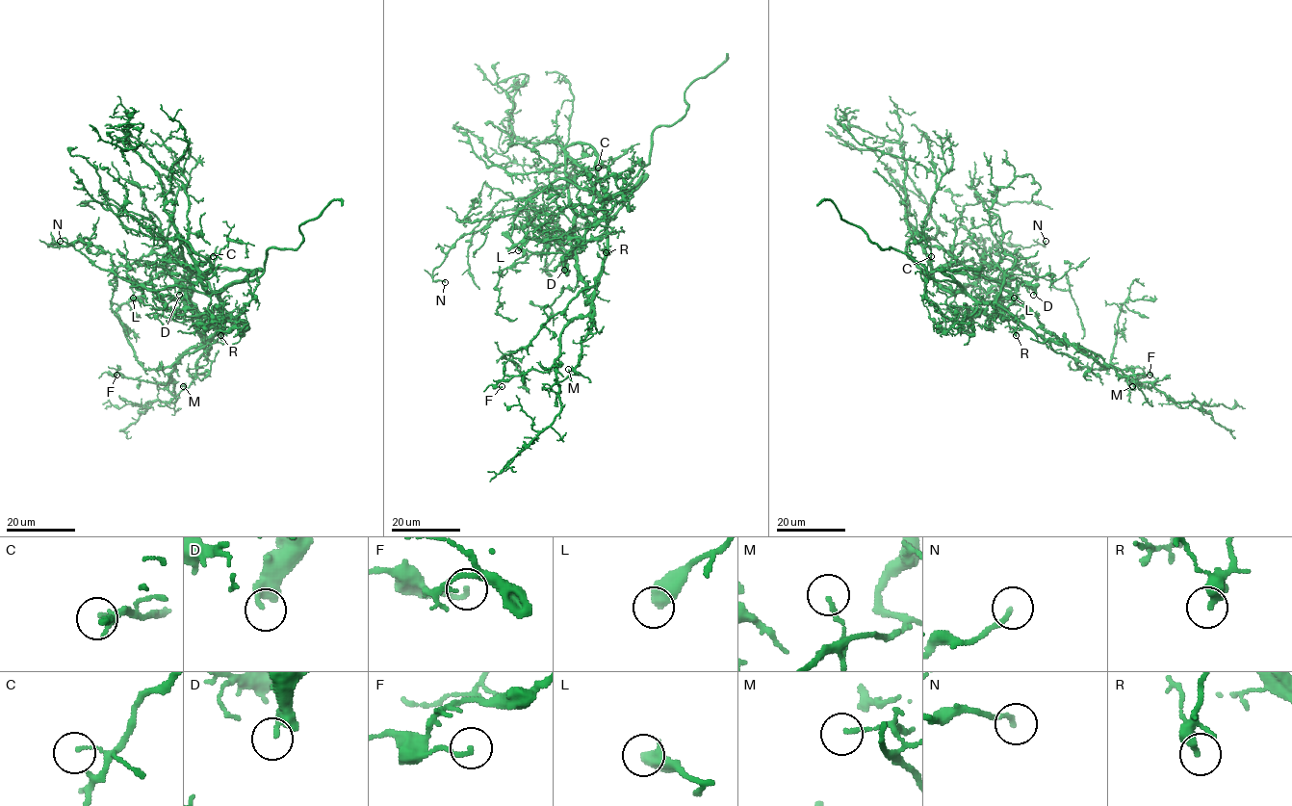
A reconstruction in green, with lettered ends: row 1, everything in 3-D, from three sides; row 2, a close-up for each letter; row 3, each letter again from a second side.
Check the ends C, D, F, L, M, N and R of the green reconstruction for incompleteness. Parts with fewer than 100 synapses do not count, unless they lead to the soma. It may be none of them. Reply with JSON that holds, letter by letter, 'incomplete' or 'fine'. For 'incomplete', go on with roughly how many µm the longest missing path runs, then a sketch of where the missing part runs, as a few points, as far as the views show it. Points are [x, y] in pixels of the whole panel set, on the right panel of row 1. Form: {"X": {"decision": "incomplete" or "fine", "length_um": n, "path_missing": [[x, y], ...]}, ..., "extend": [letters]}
{"C": {"decision": "fine"}, "D": {"decision": "fine"}, "F": {"decision": "fine"}, "L": {"decision": "fine"}, "M": {"decision": "fine"}, "N": {"decision": "fine"}, "R": {"decision": "fine"}, "extend": []}

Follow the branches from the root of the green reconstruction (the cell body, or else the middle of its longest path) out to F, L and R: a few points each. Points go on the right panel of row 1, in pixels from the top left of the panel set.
F: (1002, 288), (1029, 309), (1045, 329), (1081, 348), (1099, 364), (1117, 367), (1131, 382), (1144, 373), (1149, 375)
L: (1002, 288), (1010, 295), (1012, 303), (1002, 312), (993, 312), (996, 302), (1014, 298)
R: (1002, 288), (1012, 299), (1003, 319), (1010, 316), (1018, 321), (1016, 335)

